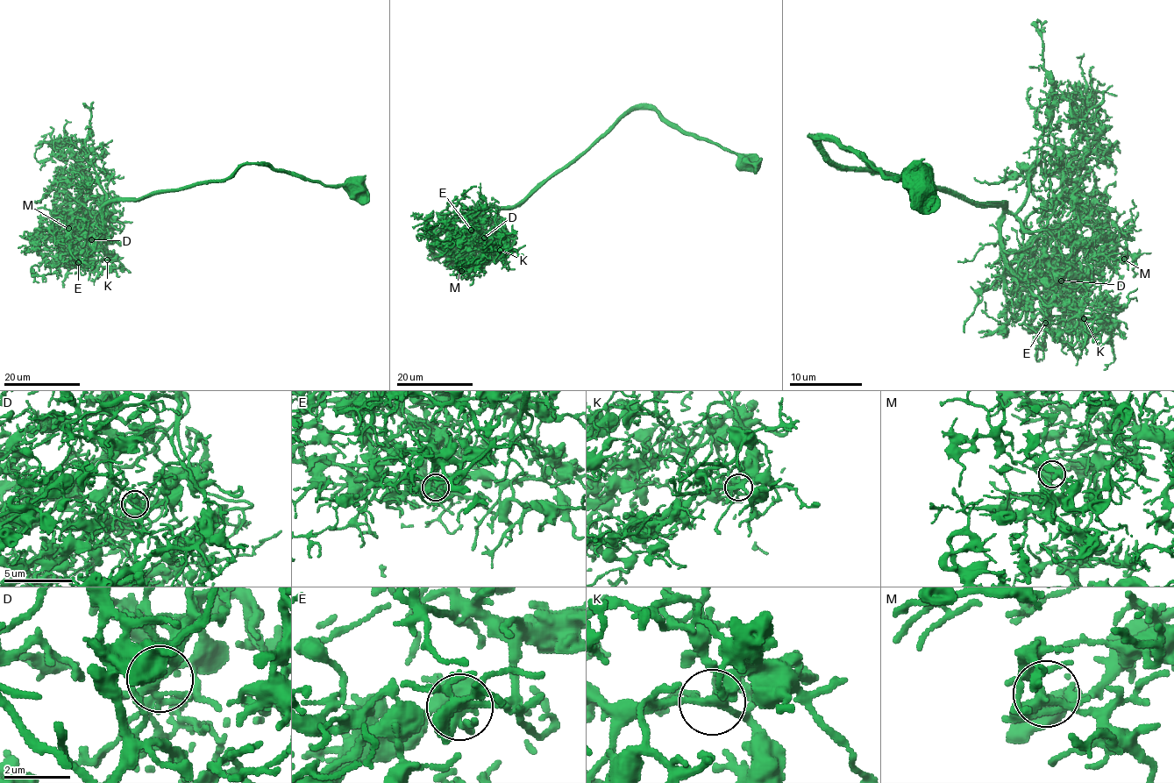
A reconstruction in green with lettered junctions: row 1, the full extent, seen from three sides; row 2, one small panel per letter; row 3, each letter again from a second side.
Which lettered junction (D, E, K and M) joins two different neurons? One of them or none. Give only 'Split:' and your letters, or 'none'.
Split: none

